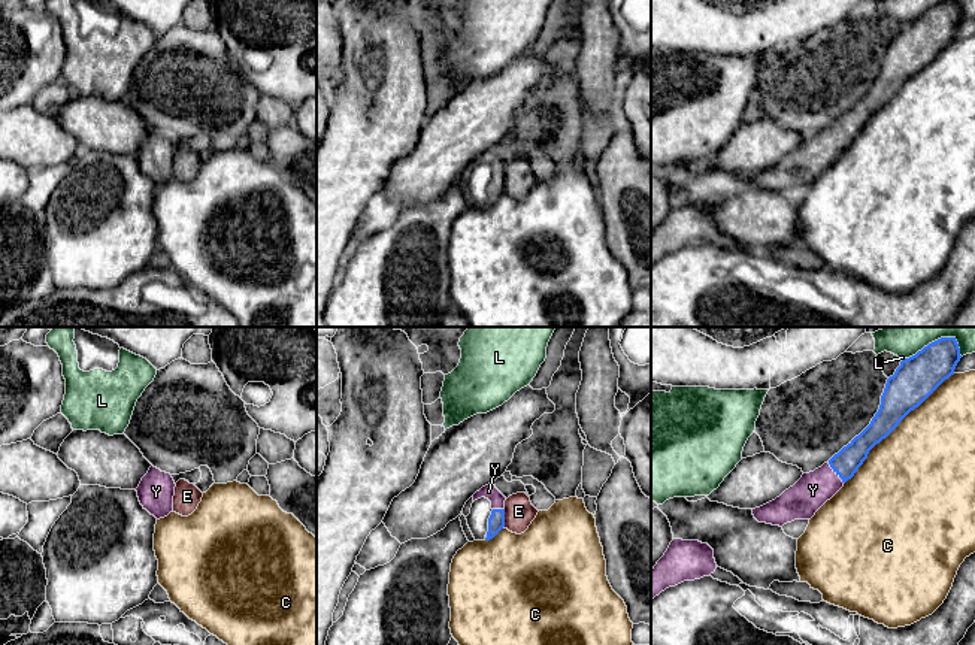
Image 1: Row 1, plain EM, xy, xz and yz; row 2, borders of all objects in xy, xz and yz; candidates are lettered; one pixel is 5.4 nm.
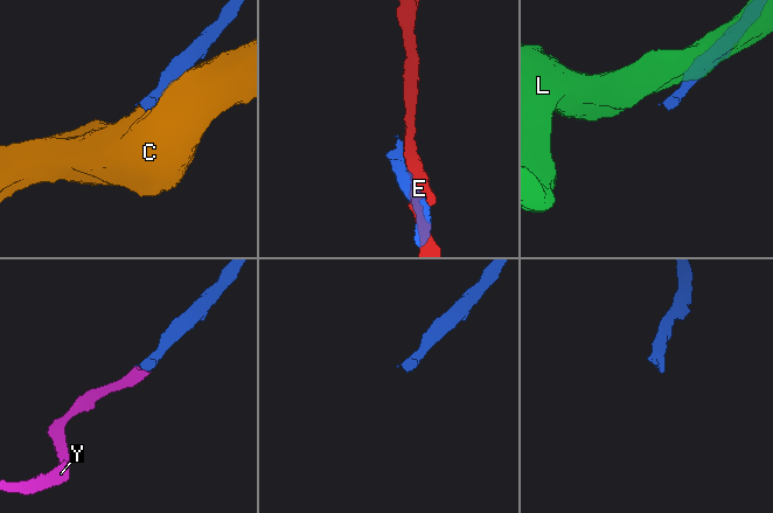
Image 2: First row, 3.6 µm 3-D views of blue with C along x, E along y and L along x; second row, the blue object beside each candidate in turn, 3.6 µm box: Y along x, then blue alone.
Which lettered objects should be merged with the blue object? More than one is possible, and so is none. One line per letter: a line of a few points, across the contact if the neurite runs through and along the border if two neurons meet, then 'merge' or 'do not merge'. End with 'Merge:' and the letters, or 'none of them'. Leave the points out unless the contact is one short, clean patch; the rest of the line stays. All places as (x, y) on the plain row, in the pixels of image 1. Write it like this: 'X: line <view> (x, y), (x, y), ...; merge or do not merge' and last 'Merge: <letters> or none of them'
C: do not merge
E: do not merge
L: do not merge
Y: line yz (845, 129), (836, 139), (812, 156); merge
Merge: Y

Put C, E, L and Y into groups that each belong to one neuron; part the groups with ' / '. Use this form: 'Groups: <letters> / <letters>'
Groups: C / E / L / Y

